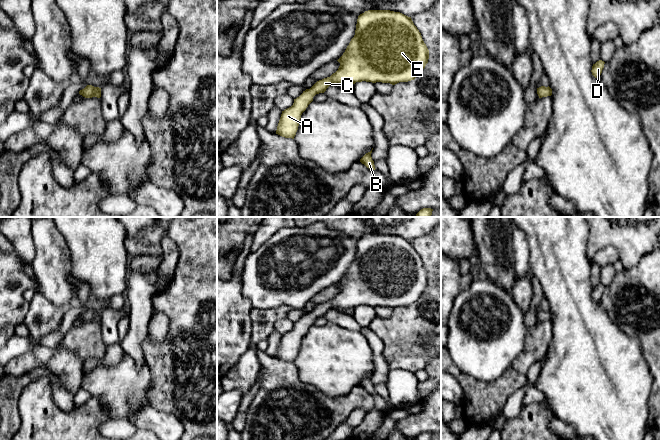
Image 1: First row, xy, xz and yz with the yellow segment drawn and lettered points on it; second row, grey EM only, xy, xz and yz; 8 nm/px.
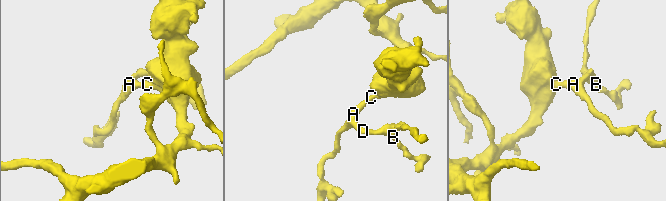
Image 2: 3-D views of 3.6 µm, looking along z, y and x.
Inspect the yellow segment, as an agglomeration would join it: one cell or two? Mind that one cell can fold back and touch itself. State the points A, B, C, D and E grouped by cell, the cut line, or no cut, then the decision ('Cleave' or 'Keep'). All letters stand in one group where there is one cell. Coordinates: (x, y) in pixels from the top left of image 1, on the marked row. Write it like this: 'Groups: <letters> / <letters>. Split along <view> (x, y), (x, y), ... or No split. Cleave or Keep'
Groups: A B C D E. No split. Keep

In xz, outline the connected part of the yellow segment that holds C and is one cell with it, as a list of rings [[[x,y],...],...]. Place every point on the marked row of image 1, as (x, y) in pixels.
[[[368,10],[360,14],[357,19],[355,35],[351,39],[343,55],[337,60],[340,63],[338,70],[330,77],[317,81],[310,89],[306,89],[303,93],[294,99],[291,107],[282,111],[276,134],[294,139],[301,115],[308,105],[313,101],[316,94],[324,93],[330,85],[346,85],[355,84],[356,82],[382,82],[395,85],[399,82],[408,82],[414,80],[425,68],[429,59],[429,50],[424,43],[421,33],[414,25],[411,17],[400,12],[390,10]]]

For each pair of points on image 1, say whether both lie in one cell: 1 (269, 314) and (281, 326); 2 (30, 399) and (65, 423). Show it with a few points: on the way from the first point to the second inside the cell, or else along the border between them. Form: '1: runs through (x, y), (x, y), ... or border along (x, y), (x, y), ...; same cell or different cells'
1: border along (286, 317), (278, 320), (273, 328); different cells
2: runs through (37, 408), (52, 423), (56, 423); same cell

